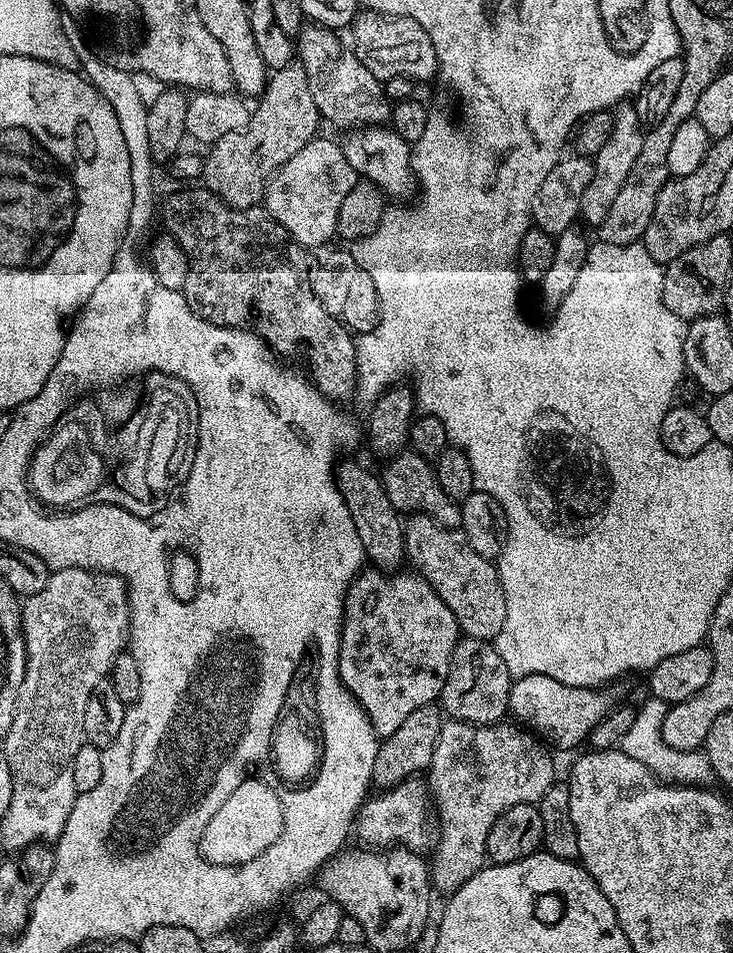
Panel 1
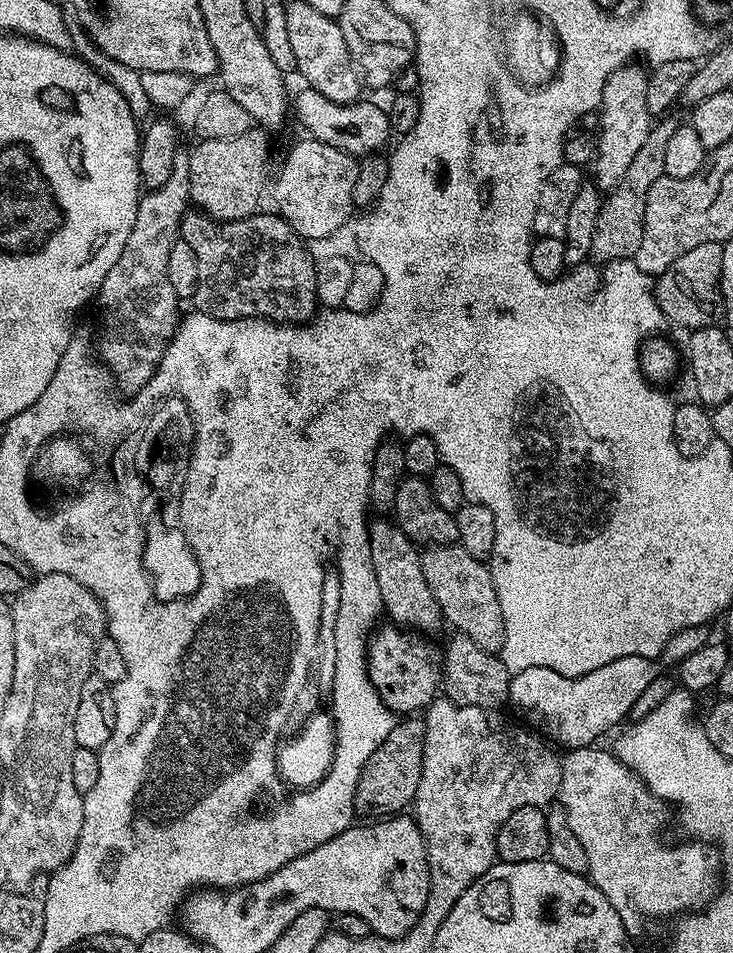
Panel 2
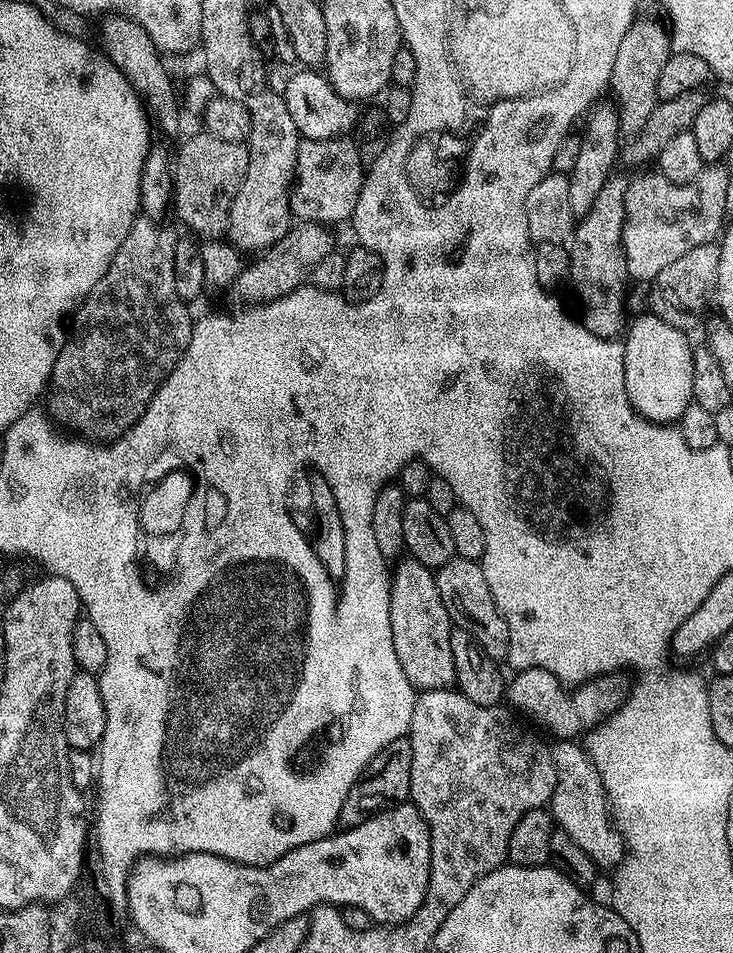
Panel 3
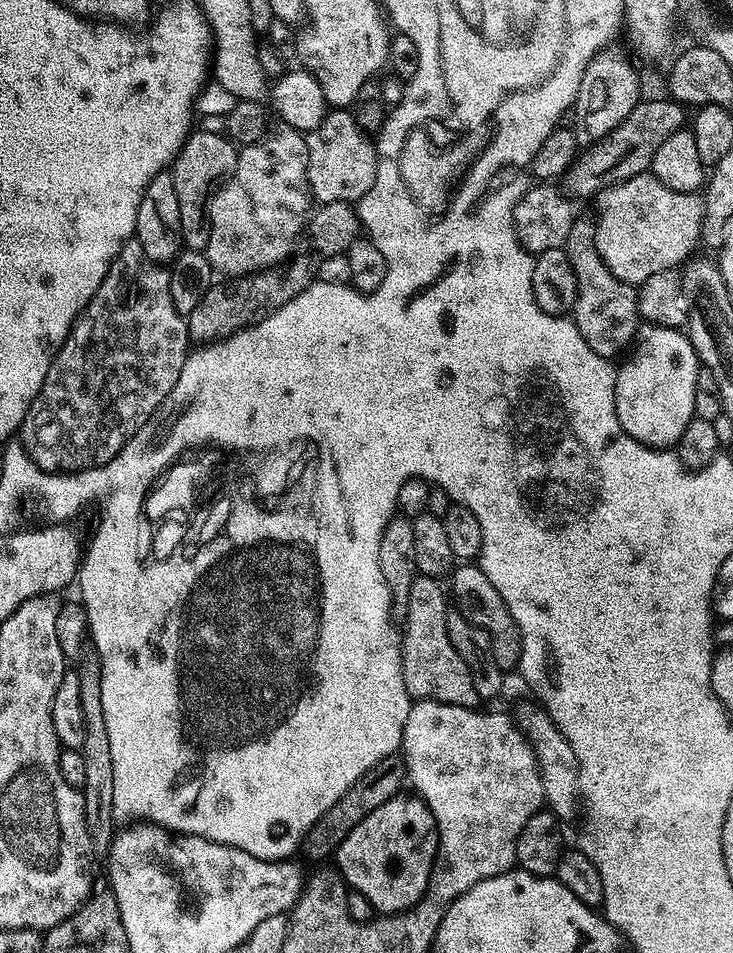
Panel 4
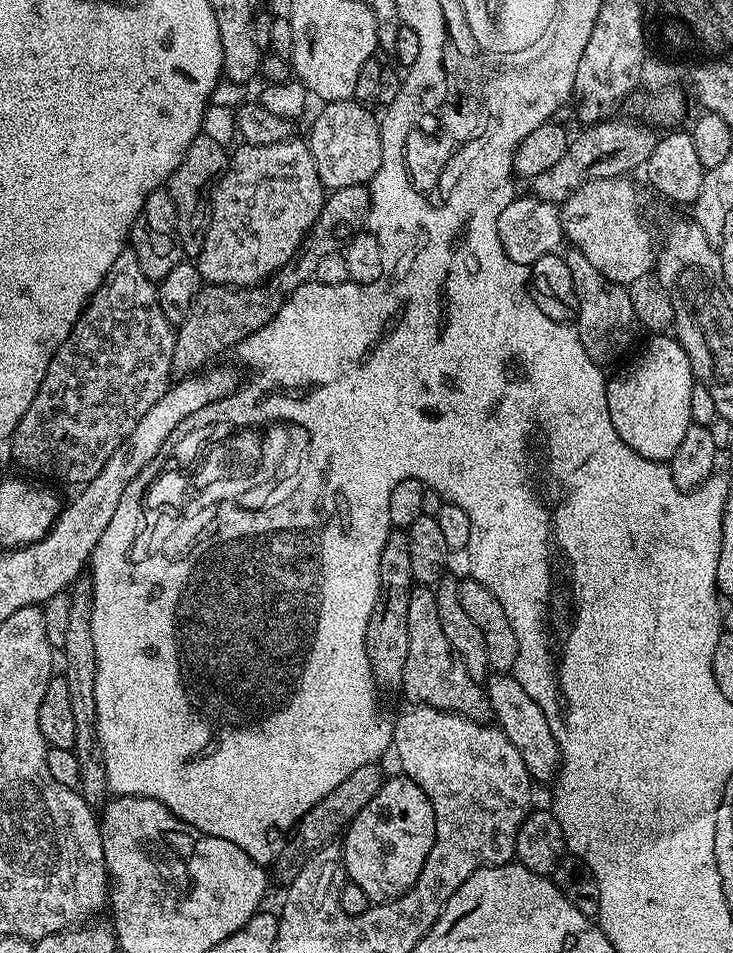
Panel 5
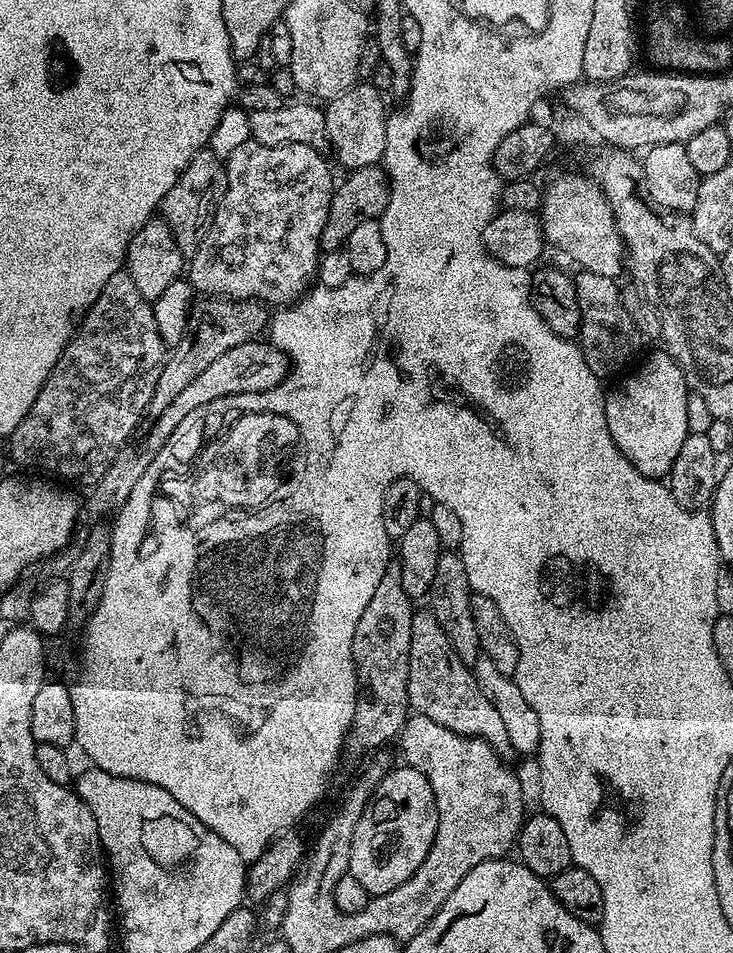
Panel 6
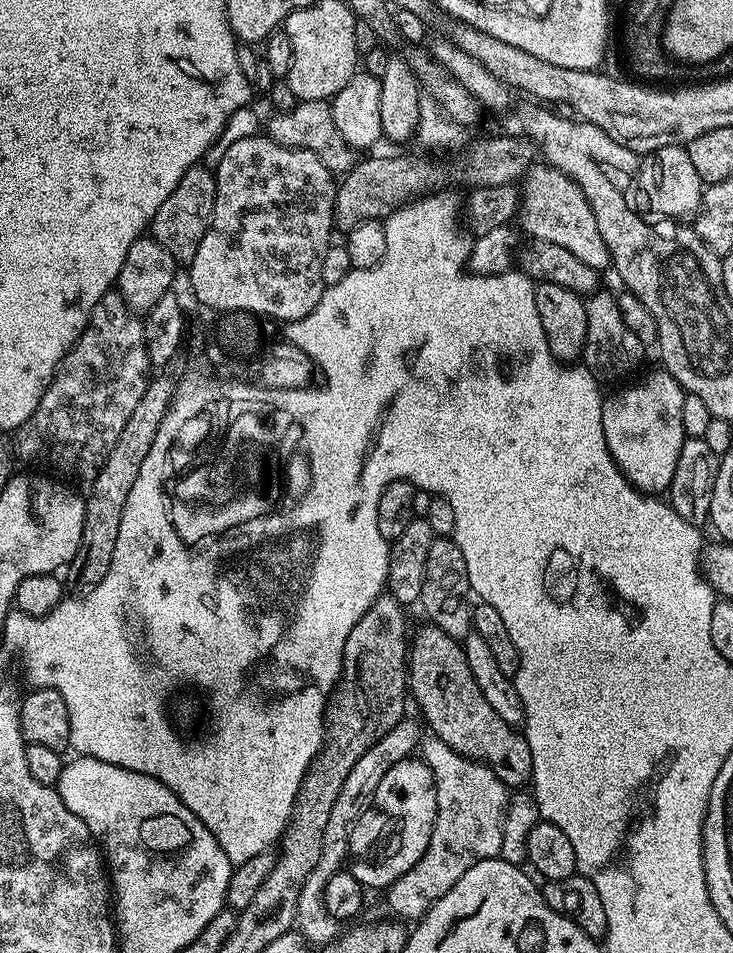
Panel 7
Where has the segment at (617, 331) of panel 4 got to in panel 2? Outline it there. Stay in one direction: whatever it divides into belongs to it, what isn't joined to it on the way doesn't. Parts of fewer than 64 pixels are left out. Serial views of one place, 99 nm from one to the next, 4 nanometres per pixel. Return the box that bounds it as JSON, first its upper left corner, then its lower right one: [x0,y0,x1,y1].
[592,118,677,262]

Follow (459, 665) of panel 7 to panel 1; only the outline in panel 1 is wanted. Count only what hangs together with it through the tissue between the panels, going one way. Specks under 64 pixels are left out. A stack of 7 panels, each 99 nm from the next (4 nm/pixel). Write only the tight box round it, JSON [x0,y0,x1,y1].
[336,460,405,570]

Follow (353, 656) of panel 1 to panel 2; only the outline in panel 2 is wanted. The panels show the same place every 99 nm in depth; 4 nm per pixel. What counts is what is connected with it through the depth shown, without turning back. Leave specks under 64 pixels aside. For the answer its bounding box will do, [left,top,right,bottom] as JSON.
[366,622,442,714]

